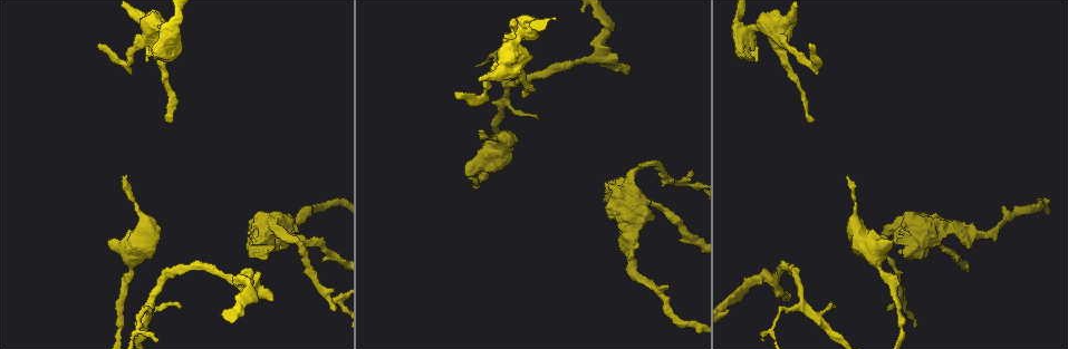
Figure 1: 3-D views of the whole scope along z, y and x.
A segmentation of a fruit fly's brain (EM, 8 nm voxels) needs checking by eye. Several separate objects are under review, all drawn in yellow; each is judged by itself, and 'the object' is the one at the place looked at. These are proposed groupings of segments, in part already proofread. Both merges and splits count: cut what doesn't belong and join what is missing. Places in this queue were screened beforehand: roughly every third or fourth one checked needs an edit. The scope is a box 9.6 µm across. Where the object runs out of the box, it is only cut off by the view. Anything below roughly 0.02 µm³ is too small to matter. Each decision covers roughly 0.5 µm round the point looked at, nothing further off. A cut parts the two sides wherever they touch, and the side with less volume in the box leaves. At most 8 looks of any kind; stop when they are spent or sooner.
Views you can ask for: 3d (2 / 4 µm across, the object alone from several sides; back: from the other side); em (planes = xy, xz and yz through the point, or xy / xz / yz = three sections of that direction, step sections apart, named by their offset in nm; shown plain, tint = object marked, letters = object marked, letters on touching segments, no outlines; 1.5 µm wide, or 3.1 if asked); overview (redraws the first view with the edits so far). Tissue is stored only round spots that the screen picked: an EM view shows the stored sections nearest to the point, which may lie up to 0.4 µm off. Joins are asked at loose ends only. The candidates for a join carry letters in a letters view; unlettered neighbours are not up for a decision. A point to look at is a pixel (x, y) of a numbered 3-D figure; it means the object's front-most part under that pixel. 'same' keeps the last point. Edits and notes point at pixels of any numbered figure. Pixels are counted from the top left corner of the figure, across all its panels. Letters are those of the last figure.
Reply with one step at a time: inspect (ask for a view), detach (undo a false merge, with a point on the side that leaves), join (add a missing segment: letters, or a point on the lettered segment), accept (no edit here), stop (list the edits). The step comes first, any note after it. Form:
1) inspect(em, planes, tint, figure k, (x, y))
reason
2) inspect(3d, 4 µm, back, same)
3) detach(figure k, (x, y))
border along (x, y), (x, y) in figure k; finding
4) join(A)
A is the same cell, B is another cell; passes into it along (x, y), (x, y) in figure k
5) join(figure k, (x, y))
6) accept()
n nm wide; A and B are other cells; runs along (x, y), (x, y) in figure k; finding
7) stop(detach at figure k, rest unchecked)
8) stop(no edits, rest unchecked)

inspect(3d, 4 µm, figure 1, (692, 186))

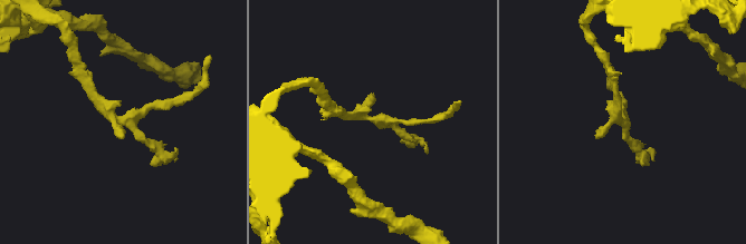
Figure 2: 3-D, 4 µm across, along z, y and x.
inspect(em, xy, step 4, letters, figure 2, (621, 120))

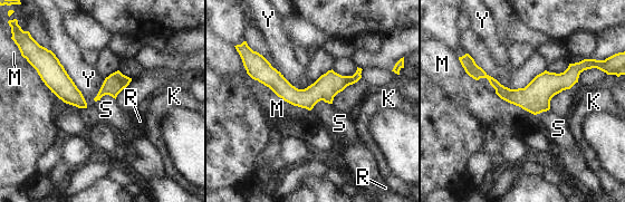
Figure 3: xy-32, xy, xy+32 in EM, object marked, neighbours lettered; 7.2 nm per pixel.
accept()
150 nm wide; K, M, R, S and Y are other cells; runs along (470, 65), (508, 95), (584, 67) in figure 3; all the same neuron

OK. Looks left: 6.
inspect(3d, 2 µm, figure 1, (270, 300))
free end

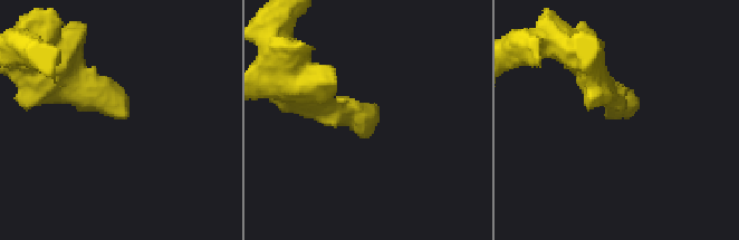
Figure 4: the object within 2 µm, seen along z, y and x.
inspect(em, yz, step 4, tint, figure 4, (607, 117))
need the tissue

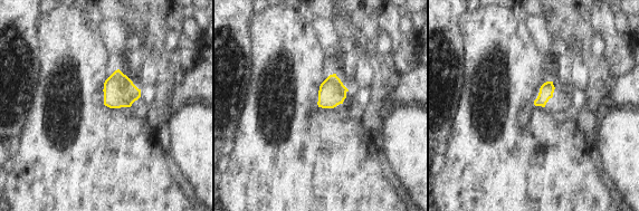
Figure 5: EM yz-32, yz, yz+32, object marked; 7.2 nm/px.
inspect(em, planes, letters, same)

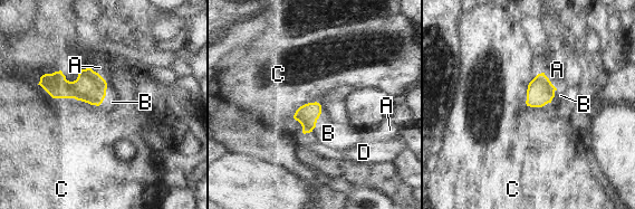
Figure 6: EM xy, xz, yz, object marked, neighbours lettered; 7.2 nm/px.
join(B)
B is the same cell, A, C and D are other cells; passes into it along (540, 91), (552, 97), (560, 95) in figure 6; the neuron continues

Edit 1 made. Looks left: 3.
stop(join at figure 6, rest unchecked)

